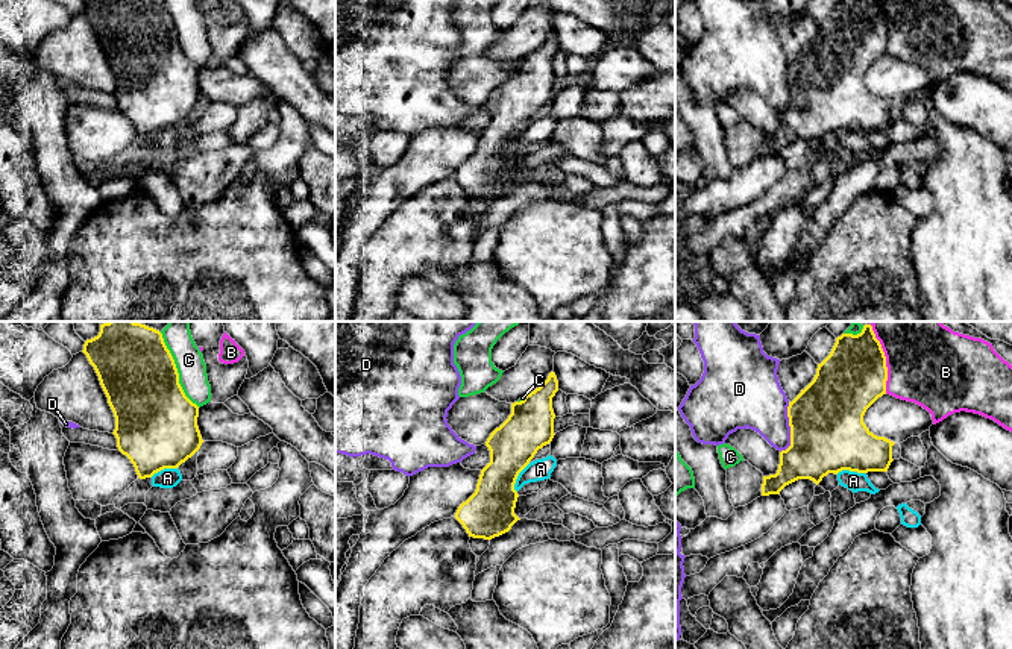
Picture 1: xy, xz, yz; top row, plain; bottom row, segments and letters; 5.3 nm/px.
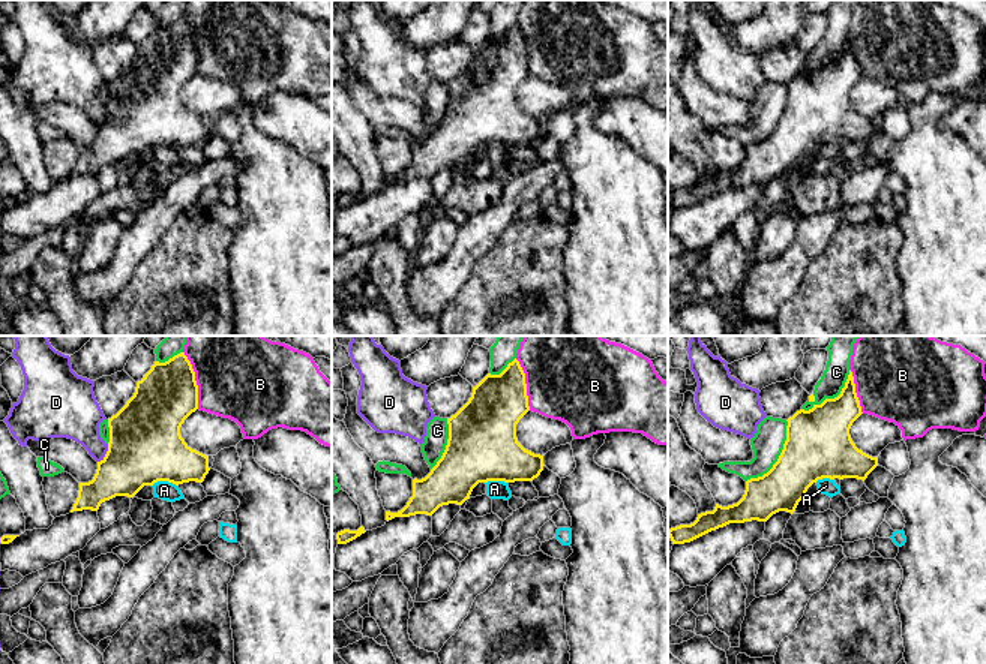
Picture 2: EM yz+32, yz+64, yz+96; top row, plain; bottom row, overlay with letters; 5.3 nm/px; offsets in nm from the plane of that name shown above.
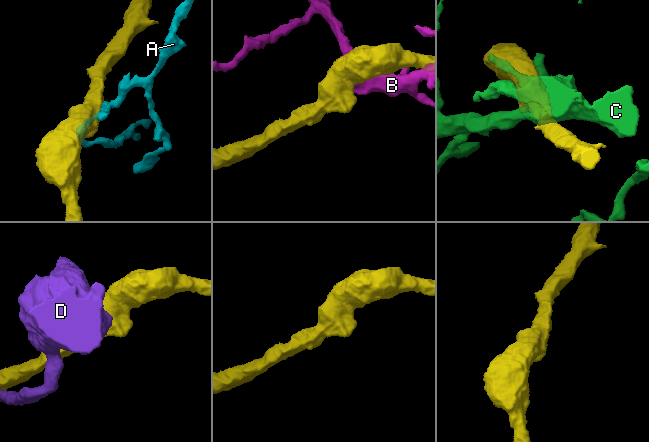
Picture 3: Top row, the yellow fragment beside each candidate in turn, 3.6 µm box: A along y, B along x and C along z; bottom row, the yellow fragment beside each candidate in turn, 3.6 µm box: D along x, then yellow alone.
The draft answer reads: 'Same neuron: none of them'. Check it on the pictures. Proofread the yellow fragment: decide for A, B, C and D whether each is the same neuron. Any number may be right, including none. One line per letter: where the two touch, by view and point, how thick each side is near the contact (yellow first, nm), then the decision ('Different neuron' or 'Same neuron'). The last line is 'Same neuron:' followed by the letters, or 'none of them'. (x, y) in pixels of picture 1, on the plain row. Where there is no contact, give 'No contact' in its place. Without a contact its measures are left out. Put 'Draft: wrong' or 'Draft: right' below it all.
A: Touches yellow at xz (516, 138). Thickness 260 nm (yellow) against 110 nm. Different neuron
B: Touches yellow at yz (886, 28). Thickness 360 nm (yellow) against 360 nm. Different neuron
C: Touches yellow at xy (178, 35). Thickness 400 nm (yellow) against 150 nm. Different neuron
D: Touches yellow at yz (791, 88). Thickness 400 nm (yellow) against 320 nm. Different neuron
Same neuron: none of them
Draft: right

